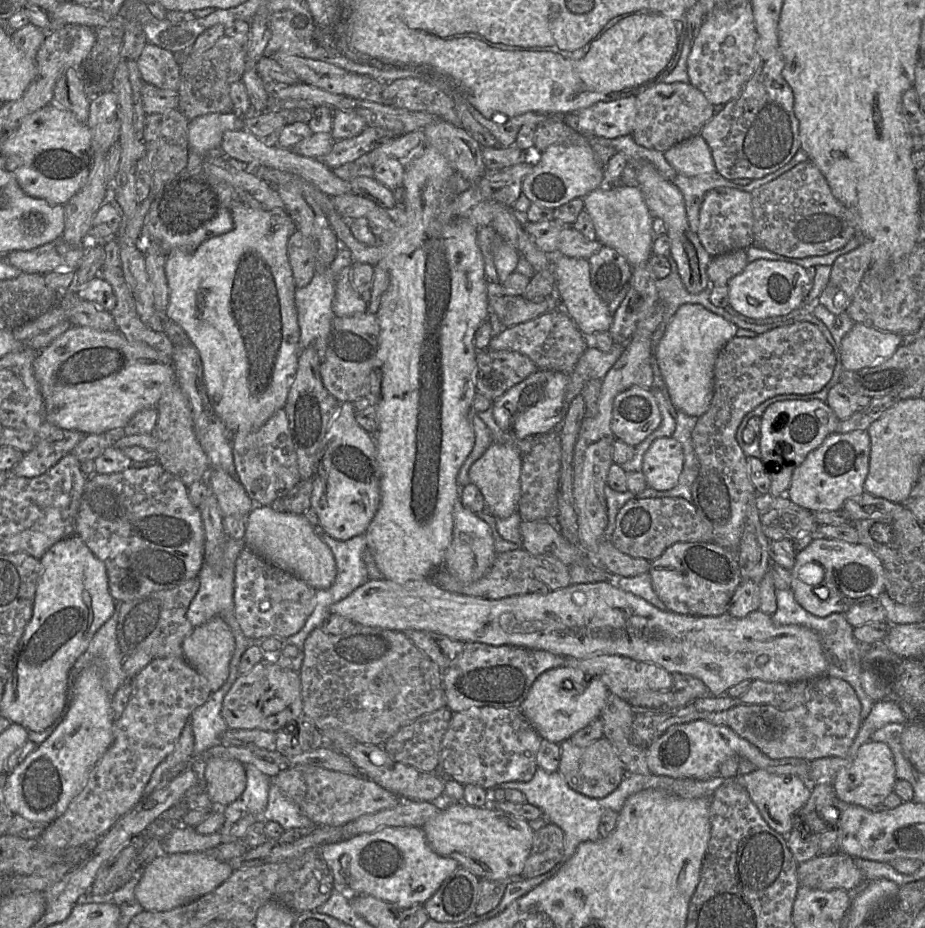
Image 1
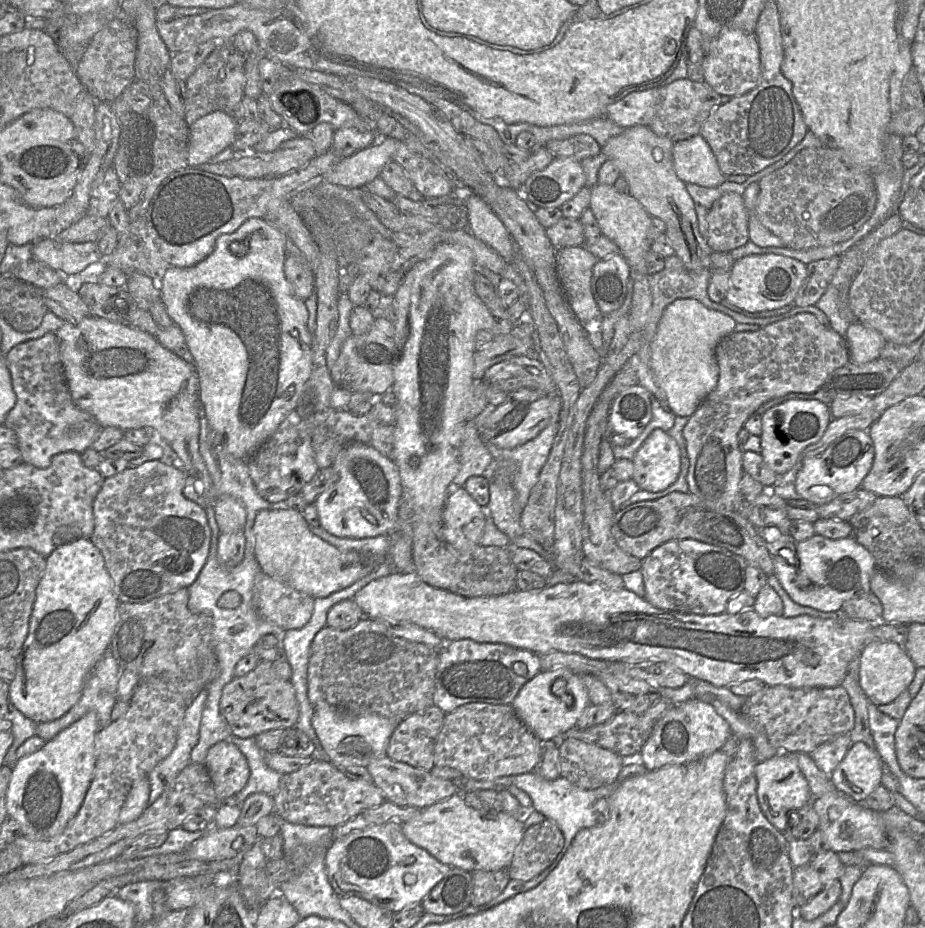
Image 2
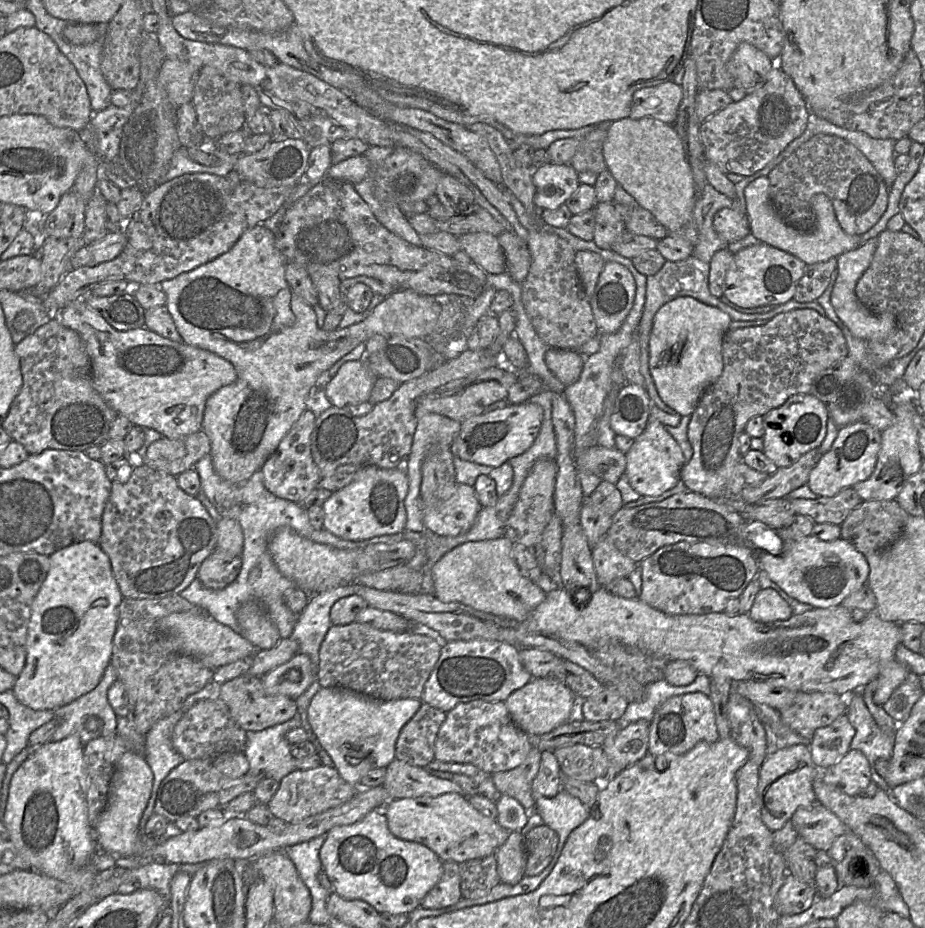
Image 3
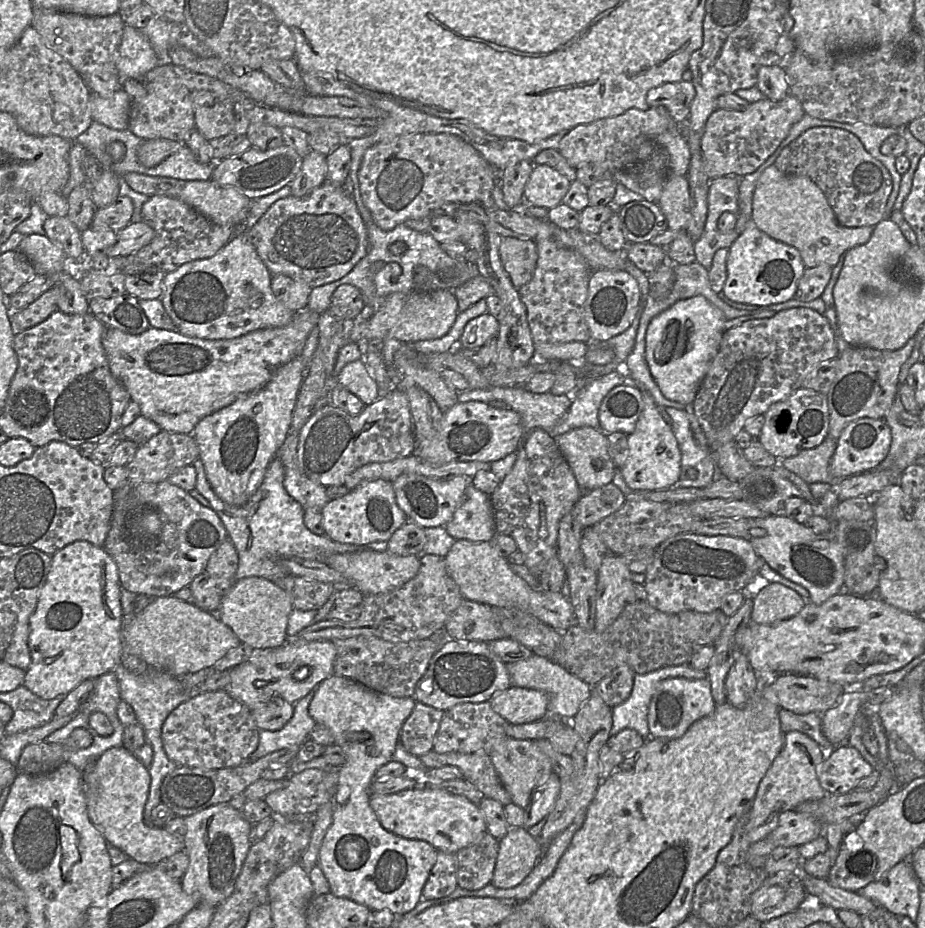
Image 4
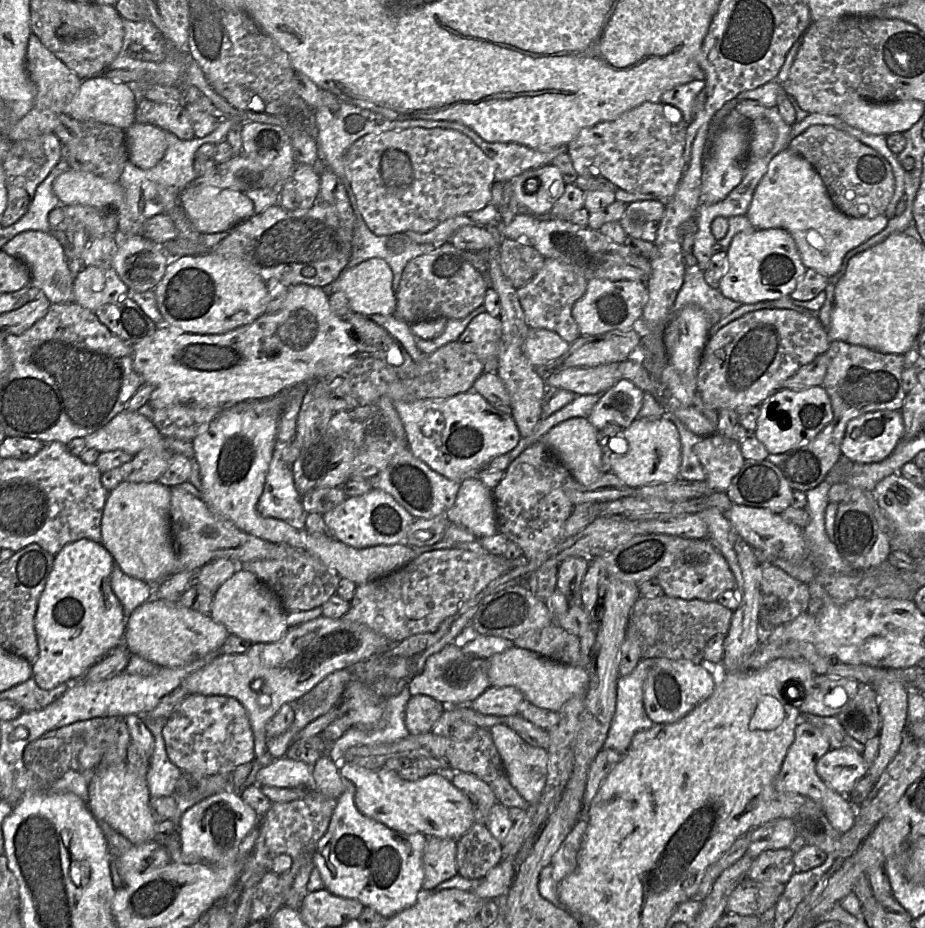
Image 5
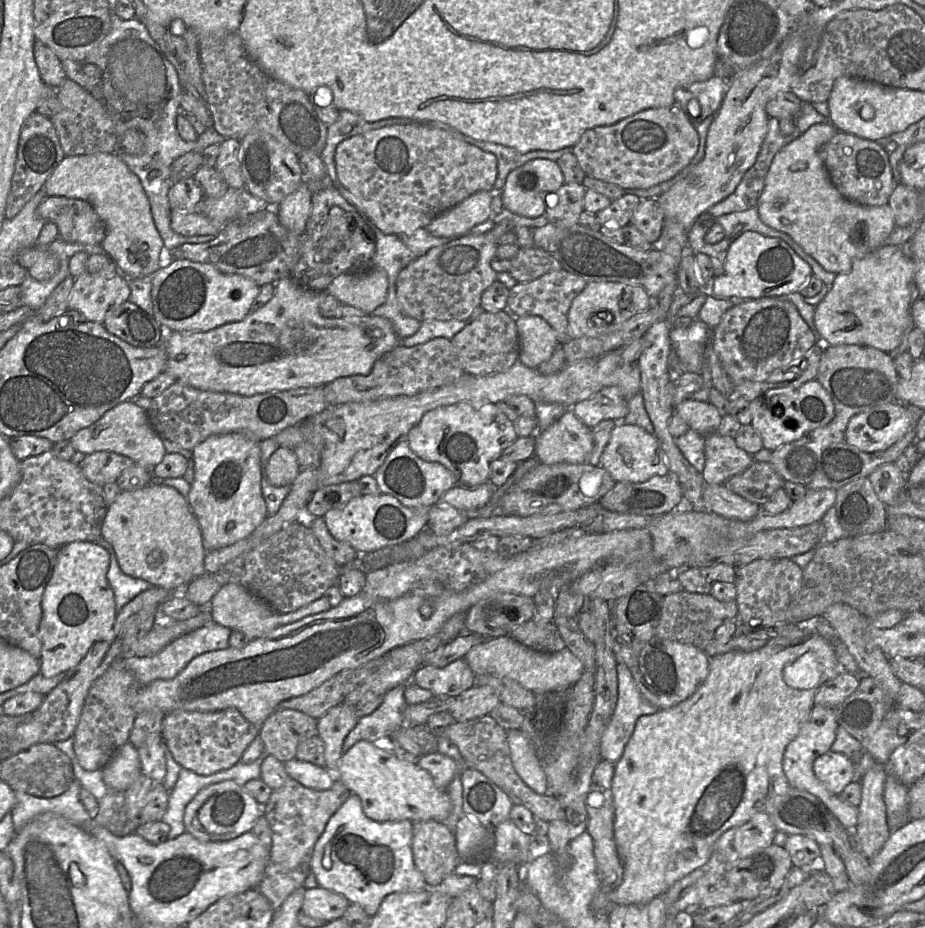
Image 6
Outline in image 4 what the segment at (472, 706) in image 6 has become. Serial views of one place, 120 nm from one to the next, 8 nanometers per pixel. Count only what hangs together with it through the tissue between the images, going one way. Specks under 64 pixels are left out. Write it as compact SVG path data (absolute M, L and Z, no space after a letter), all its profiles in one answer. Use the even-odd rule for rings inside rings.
M510 686L489 700L492 709L511 724L525 724L548 716L548 695L537 689Z

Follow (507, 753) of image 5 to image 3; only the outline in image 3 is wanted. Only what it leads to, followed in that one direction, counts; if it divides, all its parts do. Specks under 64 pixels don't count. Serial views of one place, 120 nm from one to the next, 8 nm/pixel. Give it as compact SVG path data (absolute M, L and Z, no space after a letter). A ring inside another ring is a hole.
M532 747L525 760L517 767L492 774L497 790L516 799L527 811L535 810L532 782L538 773L541 750Z

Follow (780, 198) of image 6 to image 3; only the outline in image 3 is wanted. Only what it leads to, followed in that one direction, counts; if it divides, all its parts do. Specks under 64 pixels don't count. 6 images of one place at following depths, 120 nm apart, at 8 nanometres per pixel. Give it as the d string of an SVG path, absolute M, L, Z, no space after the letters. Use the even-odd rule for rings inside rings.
M761 176L749 183L745 190L746 211L752 235L775 248L788 252L807 265L838 258L841 254L857 249L861 245L861 235L847 234L840 226L831 200L818 193L812 198L816 216L816 226L812 232L803 232L787 224L776 212L769 198L768 176Z

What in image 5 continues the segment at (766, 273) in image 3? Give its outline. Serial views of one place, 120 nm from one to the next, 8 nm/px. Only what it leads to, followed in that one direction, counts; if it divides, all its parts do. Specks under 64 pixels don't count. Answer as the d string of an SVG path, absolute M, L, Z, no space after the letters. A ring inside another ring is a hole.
M747 229L732 239L726 256L726 270L718 290L733 301L753 304L790 296L807 268L792 237L783 229Z

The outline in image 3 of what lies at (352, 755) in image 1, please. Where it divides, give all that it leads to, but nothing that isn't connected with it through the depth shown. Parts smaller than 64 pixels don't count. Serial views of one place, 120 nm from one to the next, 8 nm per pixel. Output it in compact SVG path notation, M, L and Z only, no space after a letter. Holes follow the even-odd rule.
M398 759L386 767L383 786L388 793L388 800L462 793L461 787L452 780L436 777L425 767L410 765Z

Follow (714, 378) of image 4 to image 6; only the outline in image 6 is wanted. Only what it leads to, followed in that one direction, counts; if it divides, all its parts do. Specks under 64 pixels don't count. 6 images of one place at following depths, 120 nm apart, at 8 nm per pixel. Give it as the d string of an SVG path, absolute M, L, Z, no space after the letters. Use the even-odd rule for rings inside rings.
M762 297L738 303L728 309L717 326L712 329L714 351L733 384L743 381L762 381L777 370L788 369L799 363L805 354L818 343L818 340L818 335L813 333L797 308L791 302L777 297Z

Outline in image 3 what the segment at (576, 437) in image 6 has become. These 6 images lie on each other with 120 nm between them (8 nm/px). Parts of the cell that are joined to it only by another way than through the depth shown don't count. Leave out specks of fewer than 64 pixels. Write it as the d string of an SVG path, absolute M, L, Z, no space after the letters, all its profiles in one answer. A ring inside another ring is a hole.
M595 444L574 458L578 472L588 472L616 484L626 469L626 455L617 448Z

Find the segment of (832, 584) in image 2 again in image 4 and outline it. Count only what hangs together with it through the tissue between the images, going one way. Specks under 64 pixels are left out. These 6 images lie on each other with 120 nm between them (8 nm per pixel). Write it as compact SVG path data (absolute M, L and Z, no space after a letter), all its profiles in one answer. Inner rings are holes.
M768 515L753 519L755 527L765 530L764 536L750 540L755 552L774 571L804 587L809 592L811 603L821 605L838 593L847 593L844 586L844 554L835 539L834 528L825 534L815 534L789 516Z

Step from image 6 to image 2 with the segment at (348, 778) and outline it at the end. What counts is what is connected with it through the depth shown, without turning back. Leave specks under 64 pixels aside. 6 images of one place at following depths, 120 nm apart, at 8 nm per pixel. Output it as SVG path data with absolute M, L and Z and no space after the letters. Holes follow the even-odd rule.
M454 794L402 823L404 836L438 861L466 871L496 871L508 868L522 841L524 824L503 810L479 811L467 805L462 794Z

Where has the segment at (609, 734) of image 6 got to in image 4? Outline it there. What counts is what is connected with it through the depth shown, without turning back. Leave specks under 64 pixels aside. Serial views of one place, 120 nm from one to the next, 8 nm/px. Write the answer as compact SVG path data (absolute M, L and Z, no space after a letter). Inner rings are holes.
M689 664L667 666L646 673L635 674L629 697L612 708L612 727L610 736L623 729L634 729L643 738L650 738L648 727L648 710L658 683L669 678L704 679L706 670L696 670Z

